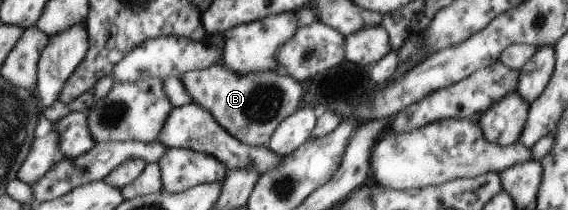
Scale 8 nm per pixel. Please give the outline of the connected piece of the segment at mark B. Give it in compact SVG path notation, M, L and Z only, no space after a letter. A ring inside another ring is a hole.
M213 64L179 77L186 90L201 107L211 112L221 127L248 146L268 146L277 126L297 111L303 87L284 72L253 72L239 75L224 65Z

